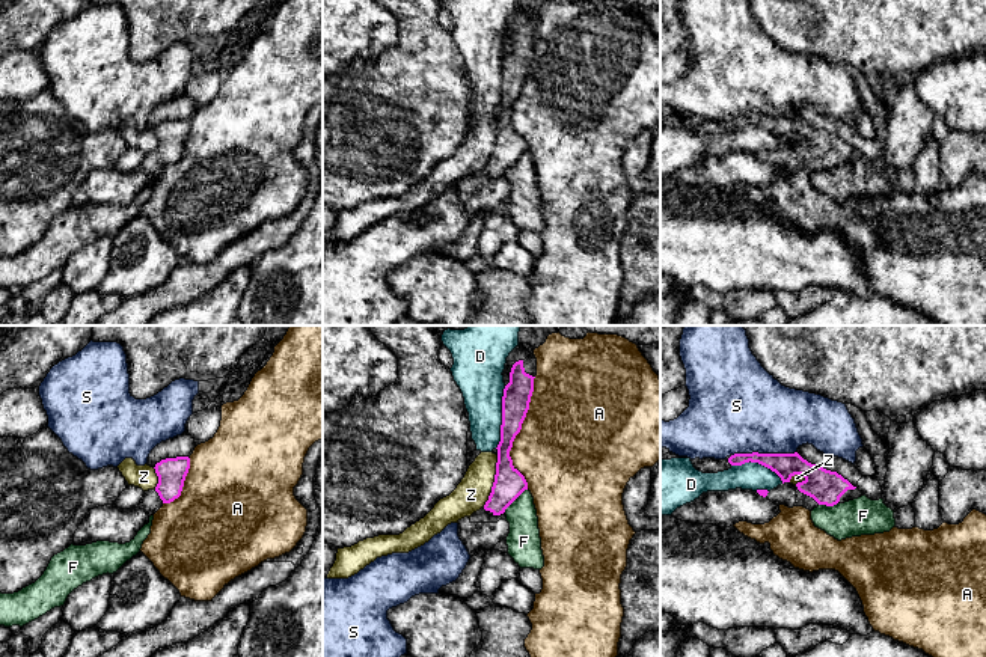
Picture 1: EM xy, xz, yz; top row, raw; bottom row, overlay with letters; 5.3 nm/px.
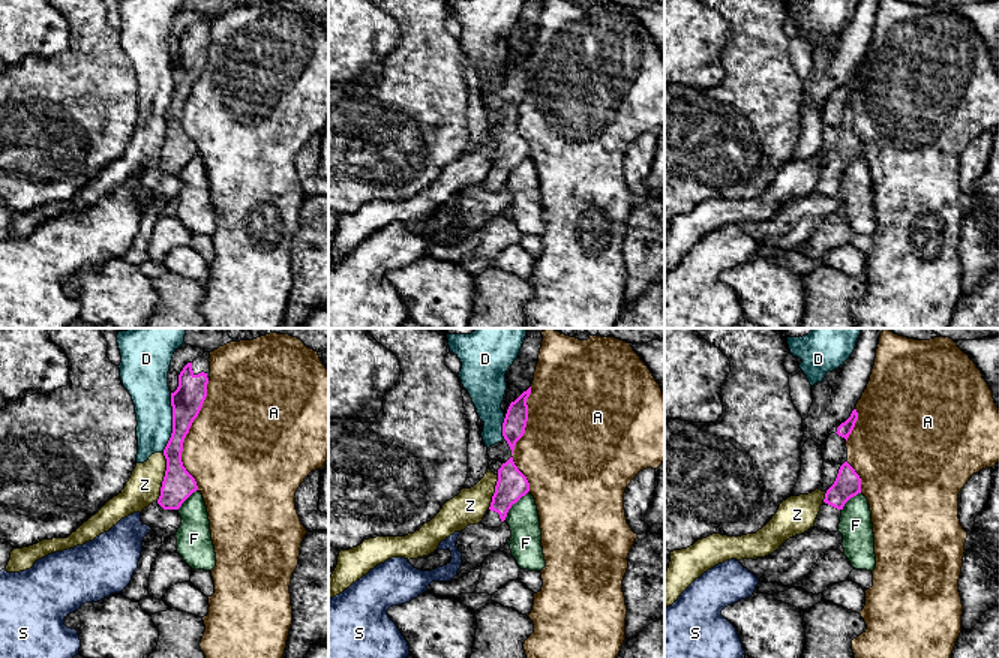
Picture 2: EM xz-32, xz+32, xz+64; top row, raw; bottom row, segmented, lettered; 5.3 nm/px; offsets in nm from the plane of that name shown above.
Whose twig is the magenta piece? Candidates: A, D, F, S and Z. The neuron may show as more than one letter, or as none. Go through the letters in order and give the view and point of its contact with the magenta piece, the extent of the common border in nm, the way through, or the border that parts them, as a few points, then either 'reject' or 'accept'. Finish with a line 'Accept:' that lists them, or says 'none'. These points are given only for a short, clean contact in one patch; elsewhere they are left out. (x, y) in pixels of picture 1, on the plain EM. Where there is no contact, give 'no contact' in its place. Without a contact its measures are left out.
A: contact xz (519, 94); length 600 nm; reject
D: contact xz (502, 80); length 340 nm; border xz (505, 48), (501, 73), (501, 103), (495, 110); reject
F: contact xz (514, 161); length 190 nm; border xz (526, 151), (502, 175); reject
S: contact yz (763, 116); length 340 nm; reject
Z: contact xz (495, 143); length 300 nm; border xz (498, 118), (492, 154), (483, 169); reject
Accept: none

